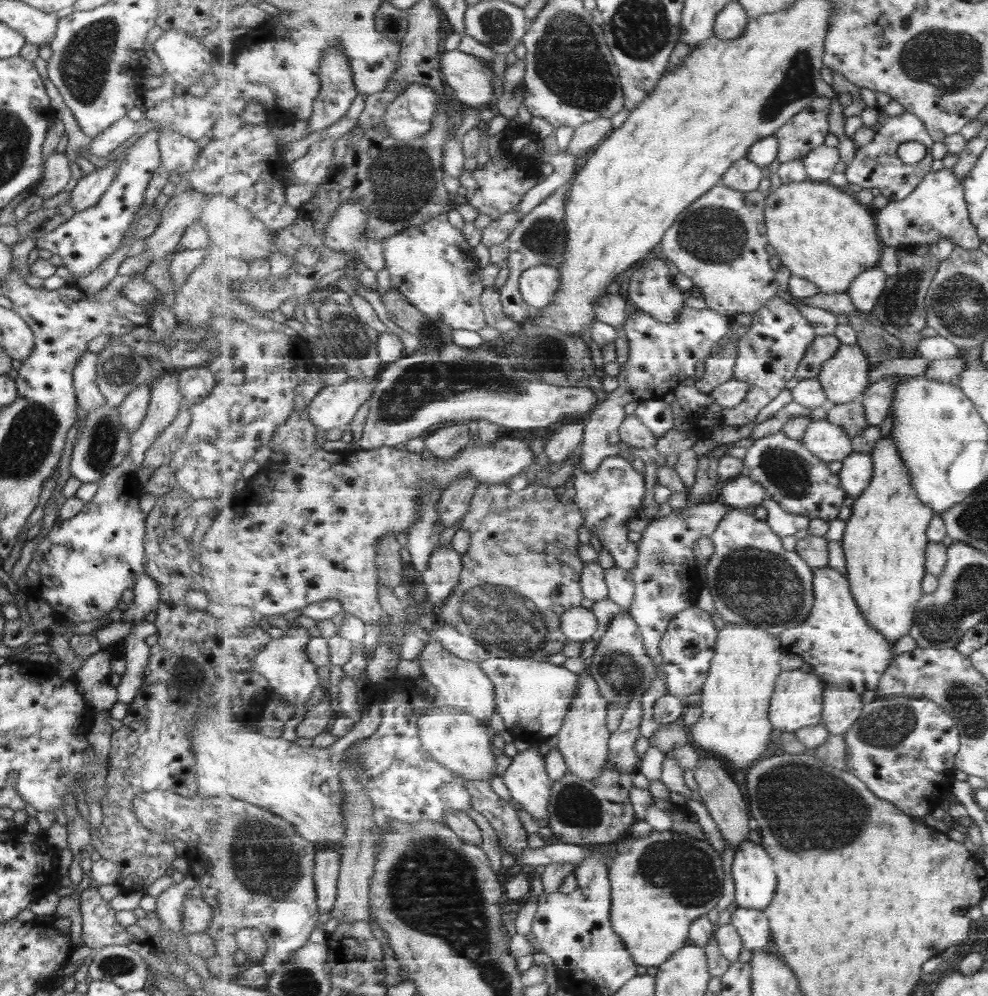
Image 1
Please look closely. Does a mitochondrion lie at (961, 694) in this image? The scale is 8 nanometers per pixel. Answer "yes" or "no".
yes

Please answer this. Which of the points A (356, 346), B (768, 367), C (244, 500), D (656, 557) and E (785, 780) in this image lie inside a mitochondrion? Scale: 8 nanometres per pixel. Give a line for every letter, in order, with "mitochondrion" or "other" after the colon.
A: mitochondrion
B: other
C: other
D: mitochondrion
E: mitochondrion

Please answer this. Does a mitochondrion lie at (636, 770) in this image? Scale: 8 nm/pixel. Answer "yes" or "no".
no

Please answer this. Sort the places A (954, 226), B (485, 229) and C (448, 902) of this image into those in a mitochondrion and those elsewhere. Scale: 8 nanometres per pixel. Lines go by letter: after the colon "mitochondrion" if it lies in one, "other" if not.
A: other
B: other
C: mitochondrion

